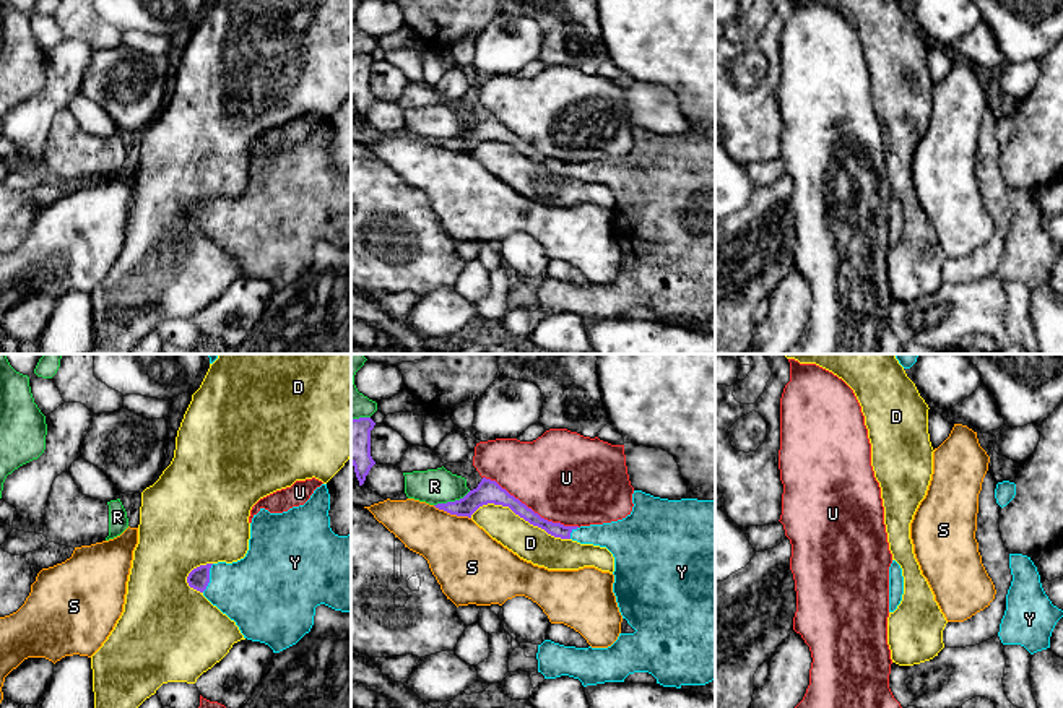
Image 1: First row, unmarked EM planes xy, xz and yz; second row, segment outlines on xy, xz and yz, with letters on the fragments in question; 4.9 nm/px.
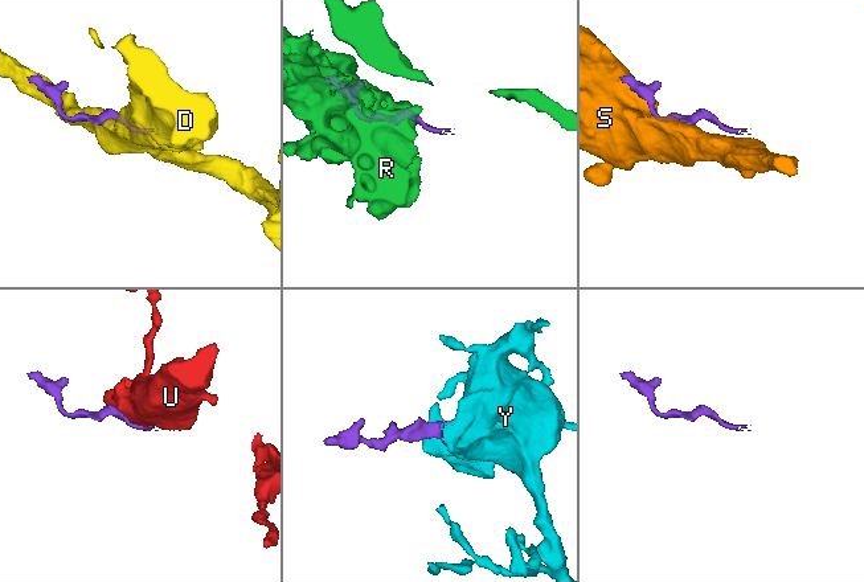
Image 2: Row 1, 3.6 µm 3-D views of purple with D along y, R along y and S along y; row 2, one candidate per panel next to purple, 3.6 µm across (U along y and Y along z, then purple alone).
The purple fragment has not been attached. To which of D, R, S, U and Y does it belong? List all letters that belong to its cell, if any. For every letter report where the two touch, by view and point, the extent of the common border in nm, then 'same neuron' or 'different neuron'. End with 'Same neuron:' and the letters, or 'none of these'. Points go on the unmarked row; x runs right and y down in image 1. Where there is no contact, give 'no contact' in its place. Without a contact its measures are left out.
D: contact xz (520, 153); length 500 nm; different neuron
R: contact xz (452, 138); length 200 nm; different neuron
S: contact xz (452, 150); length 200 nm; different neuron
U: contact xz (530, 145); length 550 nm; different neuron
Y: contact xy (208, 215); length 160 nm; same neuron
Same neuron: Y

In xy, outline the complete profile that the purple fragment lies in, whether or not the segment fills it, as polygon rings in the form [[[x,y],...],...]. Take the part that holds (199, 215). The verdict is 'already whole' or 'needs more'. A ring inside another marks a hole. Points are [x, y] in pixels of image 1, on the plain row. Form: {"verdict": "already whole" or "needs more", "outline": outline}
{"verdict": "needs more", "outline": [[[327,120],[314,127],[310,135],[283,149],[260,145],[250,159],[249,187],[244,195],[226,200],[206,200],[193,205],[187,219],[200,227],[213,242],[236,258],[244,274],[268,281],[280,289],[296,281],[314,261],[315,244],[325,240],[335,247],[351,248],[351,171],[338,172],[330,164],[330,130]]]}

